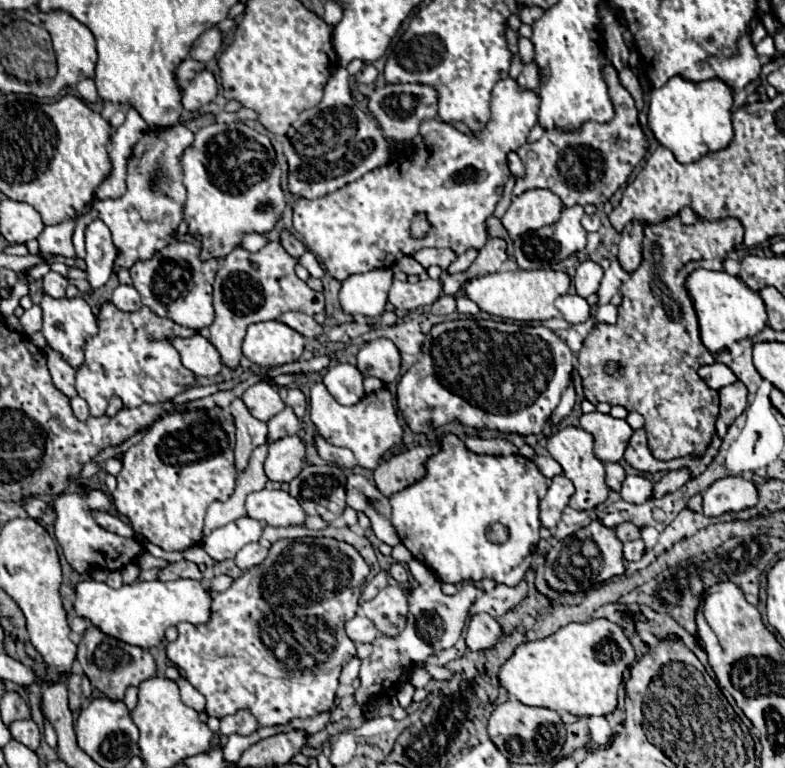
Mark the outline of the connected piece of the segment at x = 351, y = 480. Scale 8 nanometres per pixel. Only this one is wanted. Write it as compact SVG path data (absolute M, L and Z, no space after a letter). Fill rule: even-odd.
M348 475L346 477L346 503L368 515L372 521L372 529L380 541L386 545L398 545L400 537L390 521L390 503L378 491L374 483L364 479L362 475Z

